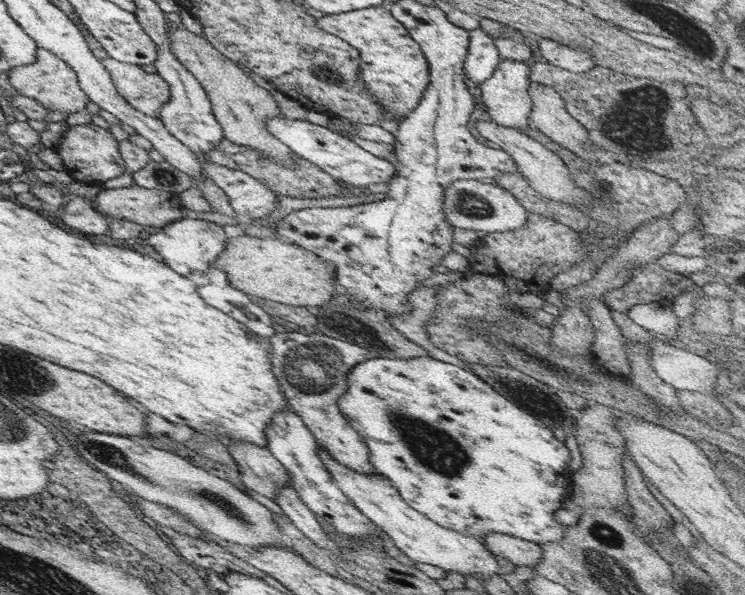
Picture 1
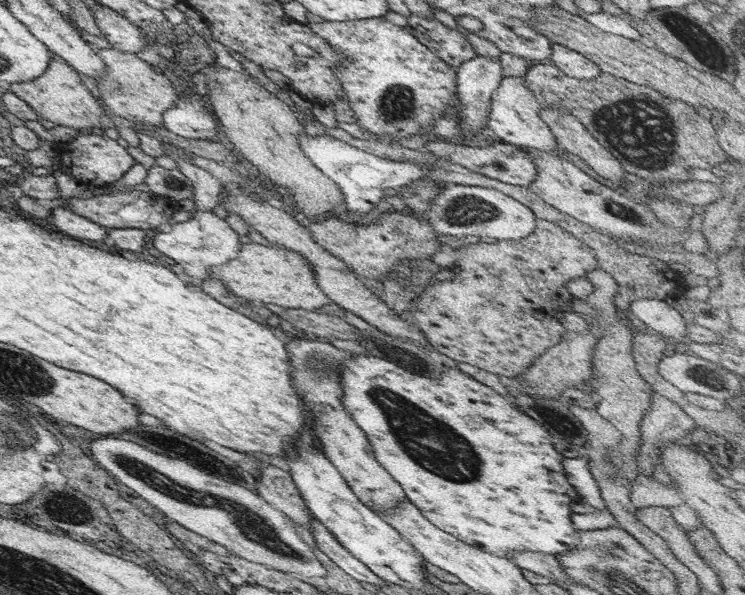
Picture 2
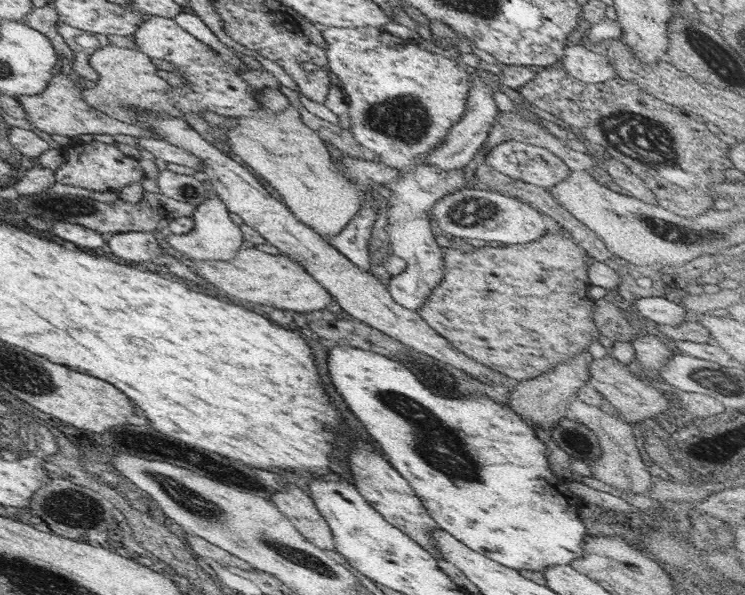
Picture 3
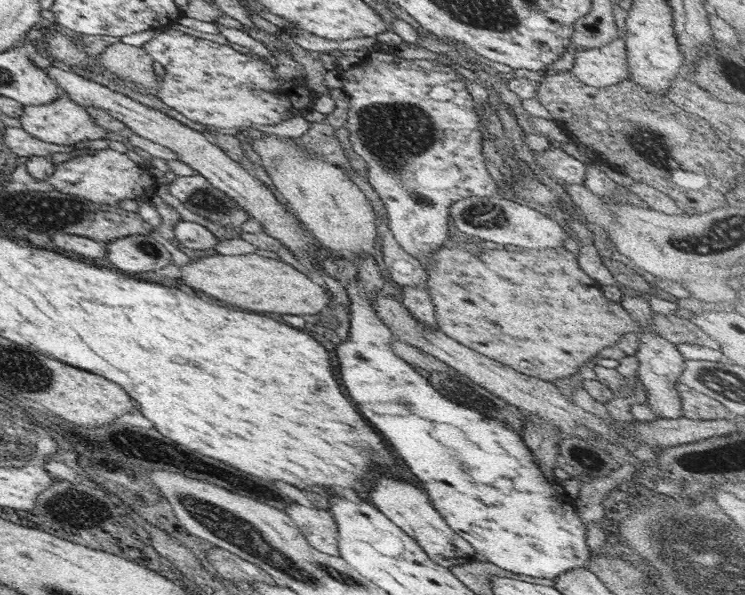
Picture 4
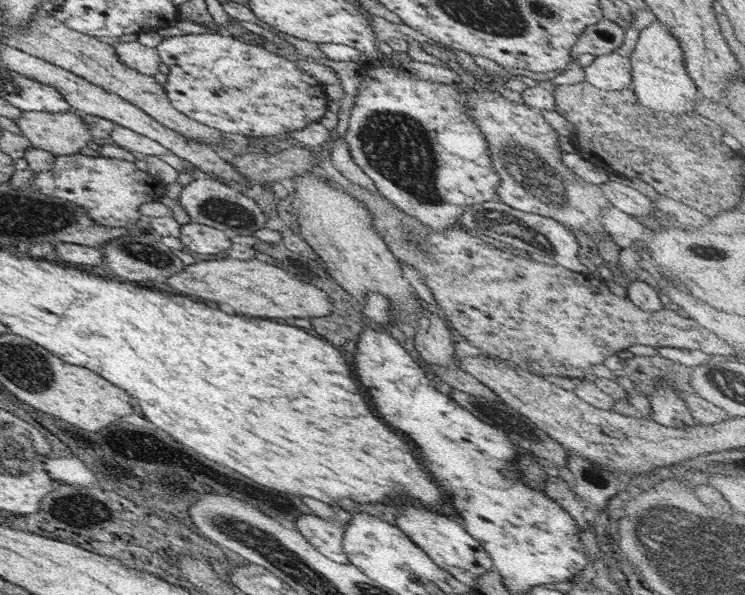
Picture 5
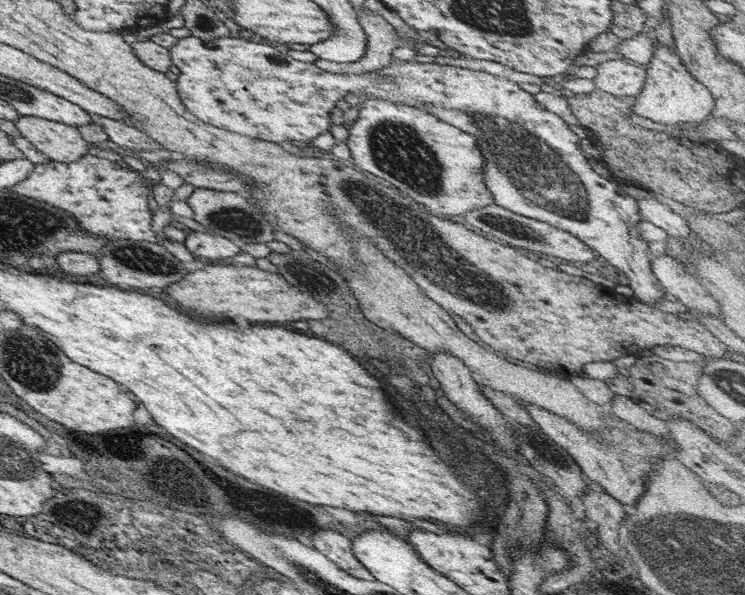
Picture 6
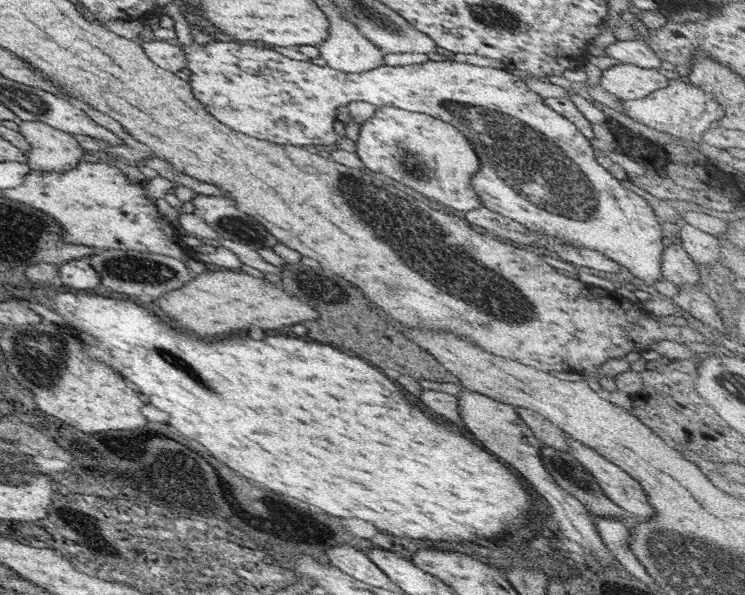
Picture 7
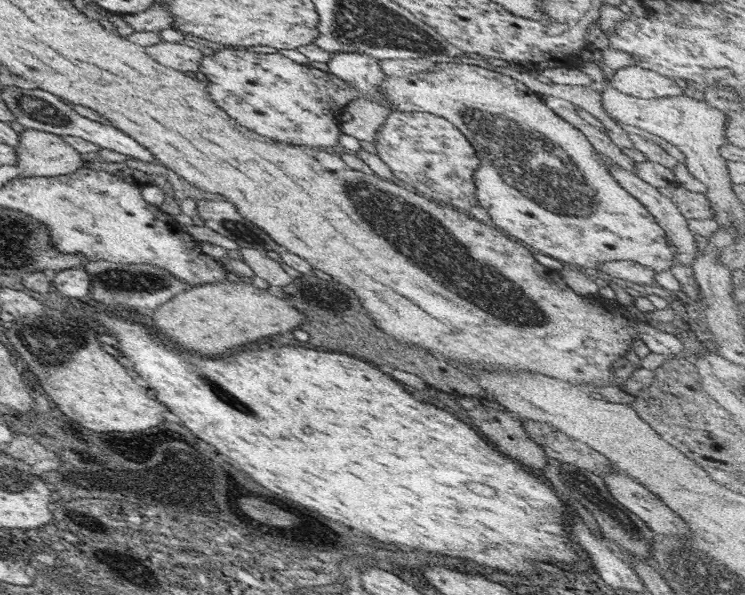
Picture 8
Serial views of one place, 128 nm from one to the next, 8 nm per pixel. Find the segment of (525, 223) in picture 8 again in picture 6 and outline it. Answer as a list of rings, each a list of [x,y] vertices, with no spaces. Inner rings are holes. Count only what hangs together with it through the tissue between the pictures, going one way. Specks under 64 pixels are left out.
[[[187,36],[184,38],[178,38],[179,41],[172,45],[170,49],[170,56],[172,57],[172,64],[175,64],[179,69],[176,80],[176,88],[178,89],[178,95],[182,99],[182,103],[192,112],[193,115],[200,118],[203,122],[208,122],[208,124],[214,124],[218,128],[226,128],[230,132],[236,132],[236,134],[246,134],[246,136],[252,136],[252,138],[258,138],[258,140],[268,140],[268,142],[304,142],[311,144],[317,137],[322,134],[328,133],[331,128],[331,123],[329,121],[330,112],[332,108],[345,98],[348,94],[354,94],[357,98],[361,97],[363,100],[370,100],[376,98],[376,100],[390,100],[390,102],[402,102],[402,104],[408,104],[412,108],[420,108],[428,114],[432,114],[439,118],[440,121],[446,122],[464,133],[470,134],[476,138],[477,144],[481,149],[483,160],[484,160],[484,182],[488,191],[492,194],[493,203],[502,208],[506,208],[510,212],[515,212],[520,214],[520,216],[526,216],[528,218],[533,218],[534,220],[540,220],[542,222],[548,222],[564,230],[564,232],[570,232],[574,236],[583,240],[590,248],[593,248],[597,254],[603,256],[610,265],[616,267],[619,271],[623,272],[626,277],[628,277],[630,288],[634,291],[633,298],[638,298],[640,302],[644,303],[658,303],[665,300],[665,290],[662,287],[662,283],[653,274],[651,268],[651,257],[650,250],[648,249],[648,241],[640,237],[640,231],[636,229],[638,222],[643,222],[642,215],[640,215],[640,209],[638,209],[639,202],[636,198],[632,198],[624,188],[621,188],[620,184],[615,184],[610,179],[606,179],[600,176],[598,172],[593,170],[593,167],[589,164],[589,157],[587,154],[582,152],[580,146],[580,138],[570,130],[569,125],[563,120],[562,117],[556,116],[553,112],[550,112],[547,108],[544,108],[534,97],[520,89],[518,83],[494,76],[492,74],[480,71],[480,70],[470,70],[468,68],[462,68],[460,66],[452,65],[442,65],[438,63],[429,62],[426,59],[421,59],[418,62],[403,63],[390,65],[384,67],[379,71],[367,73],[332,73],[324,71],[315,63],[302,62],[293,59],[290,55],[282,53],[275,47],[267,45],[266,43],[255,43],[254,39],[249,41],[241,38],[234,37],[222,37],[215,38],[211,40],[204,40],[202,38],[196,38],[196,36]]]

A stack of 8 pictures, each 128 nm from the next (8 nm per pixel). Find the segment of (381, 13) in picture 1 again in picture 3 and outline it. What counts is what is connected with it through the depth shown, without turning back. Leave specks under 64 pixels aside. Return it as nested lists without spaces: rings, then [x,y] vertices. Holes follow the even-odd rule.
[[[326,27],[321,33],[328,43],[328,48],[325,50],[328,66],[340,79],[342,88],[346,92],[353,138],[363,148],[374,152],[377,155],[376,162],[380,165],[400,172],[398,179],[386,184],[390,189],[390,197],[387,198],[390,207],[385,237],[390,239],[393,253],[401,256],[408,267],[400,279],[395,279],[393,285],[387,289],[392,299],[400,306],[419,312],[436,284],[443,279],[445,272],[443,248],[438,245],[436,235],[432,233],[430,212],[446,196],[460,190],[475,189],[477,186],[474,177],[466,174],[462,169],[443,170],[427,164],[422,158],[442,145],[447,140],[449,131],[464,116],[470,75],[465,66],[456,63],[454,58],[444,58],[443,55],[422,49],[409,40],[388,33],[383,28]]]

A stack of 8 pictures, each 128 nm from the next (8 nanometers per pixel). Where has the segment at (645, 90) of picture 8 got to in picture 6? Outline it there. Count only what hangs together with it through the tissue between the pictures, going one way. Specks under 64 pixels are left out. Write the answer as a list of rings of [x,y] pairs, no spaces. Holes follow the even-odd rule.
[[[608,60],[596,66],[596,76],[593,78],[596,87],[600,91],[609,92],[613,95],[622,97],[634,96],[640,94],[640,90],[644,88],[644,78],[648,76],[646,69],[640,66],[635,66],[626,62],[626,60]]]

